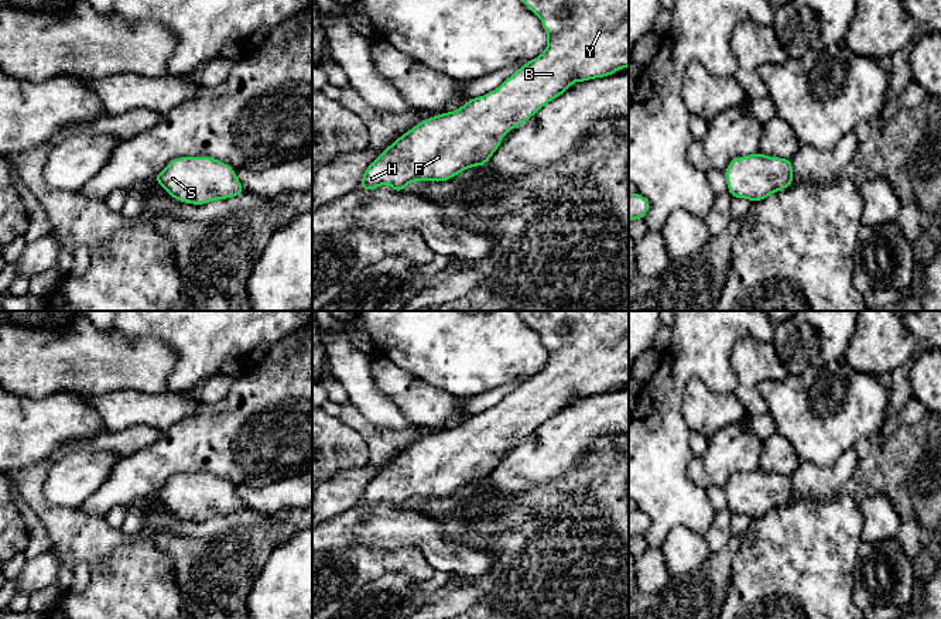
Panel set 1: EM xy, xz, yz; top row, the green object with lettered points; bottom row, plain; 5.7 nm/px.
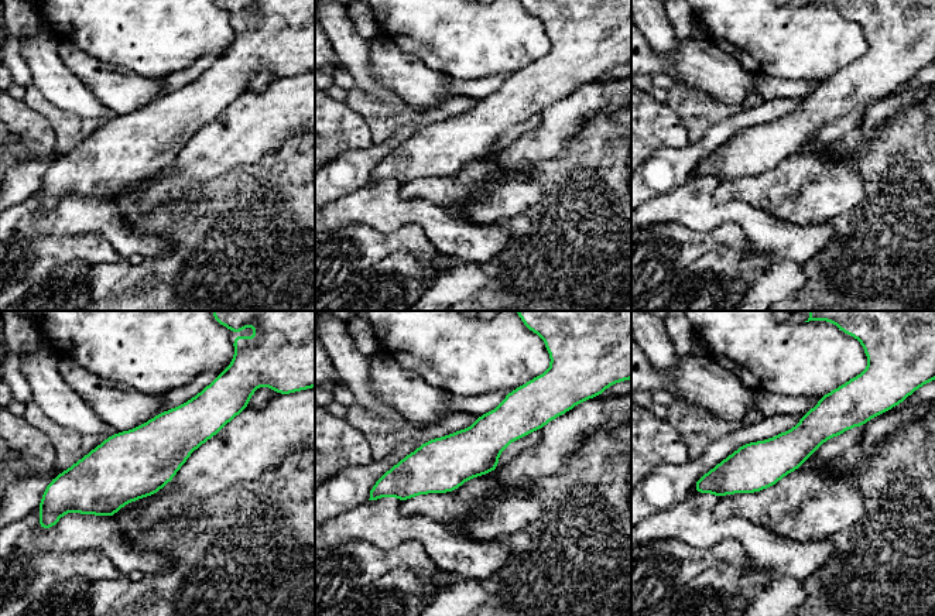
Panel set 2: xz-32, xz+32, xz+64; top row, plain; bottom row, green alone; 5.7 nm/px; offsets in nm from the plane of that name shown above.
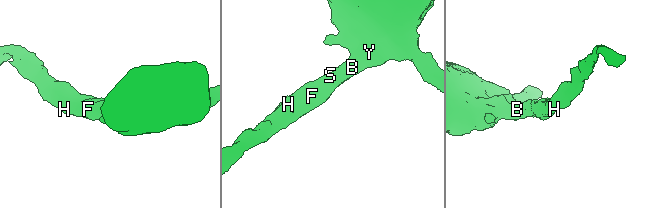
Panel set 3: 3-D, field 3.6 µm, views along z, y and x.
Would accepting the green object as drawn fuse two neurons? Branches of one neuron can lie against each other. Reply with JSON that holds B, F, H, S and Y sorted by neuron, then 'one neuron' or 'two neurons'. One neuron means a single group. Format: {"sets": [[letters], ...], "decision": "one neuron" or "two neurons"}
{"sets": [["B", "F", "H", "S", "Y"]], "decision": "one neuron"}

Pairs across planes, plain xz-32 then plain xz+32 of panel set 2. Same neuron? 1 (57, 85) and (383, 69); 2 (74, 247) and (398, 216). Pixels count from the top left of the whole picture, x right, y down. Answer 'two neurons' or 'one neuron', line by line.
1: two neurons
2: two neurons

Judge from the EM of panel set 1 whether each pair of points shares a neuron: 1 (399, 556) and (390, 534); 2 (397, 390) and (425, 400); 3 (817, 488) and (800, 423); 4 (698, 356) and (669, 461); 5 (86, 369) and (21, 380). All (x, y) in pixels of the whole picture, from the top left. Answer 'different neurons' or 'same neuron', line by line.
1: different neurons
2: same neuron
3: different neurons
4: same neuron
5: same neuron

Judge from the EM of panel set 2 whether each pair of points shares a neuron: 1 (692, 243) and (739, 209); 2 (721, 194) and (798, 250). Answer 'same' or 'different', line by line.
1: different
2: different

